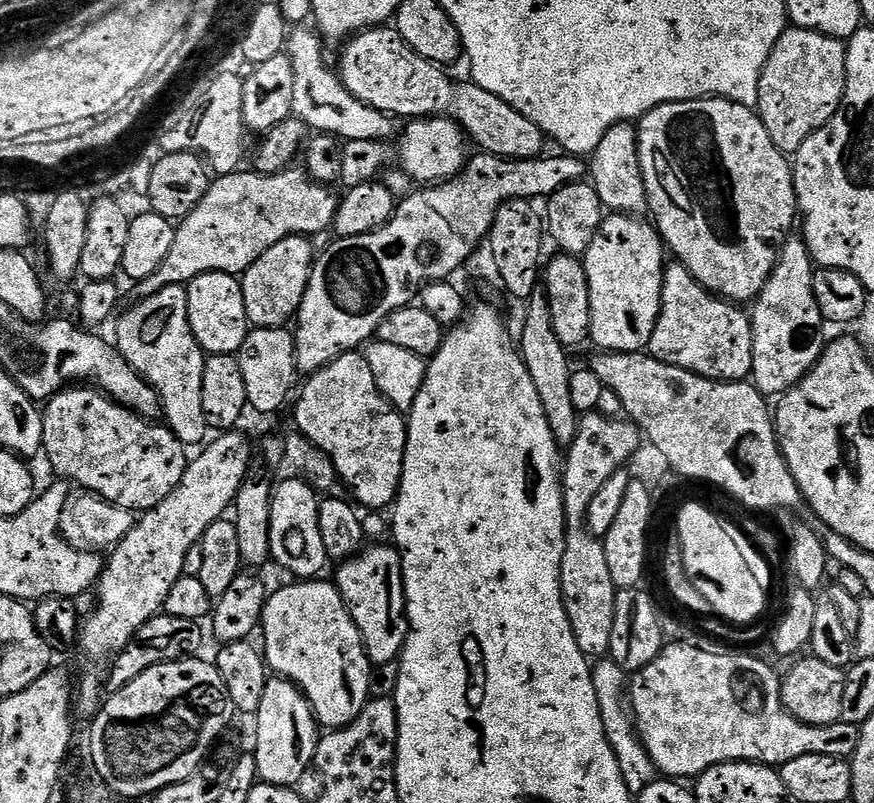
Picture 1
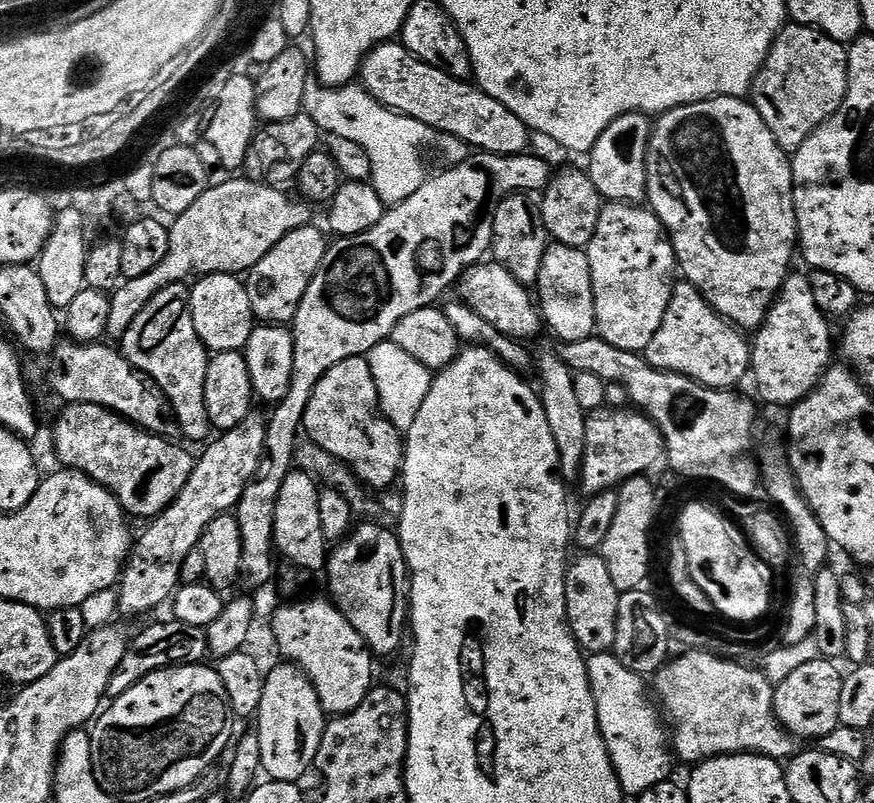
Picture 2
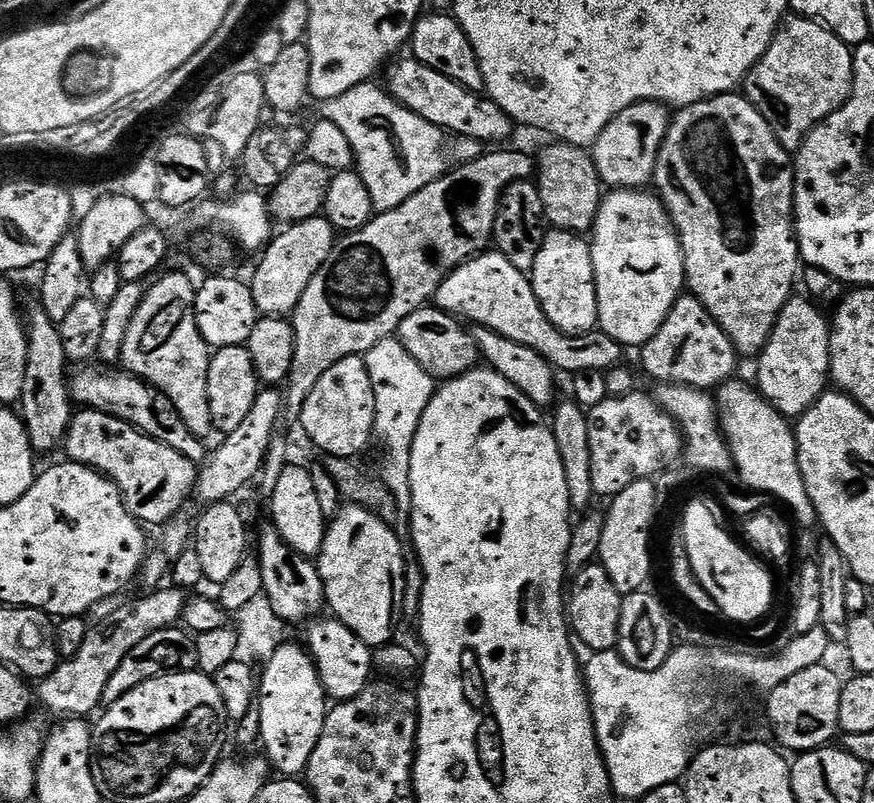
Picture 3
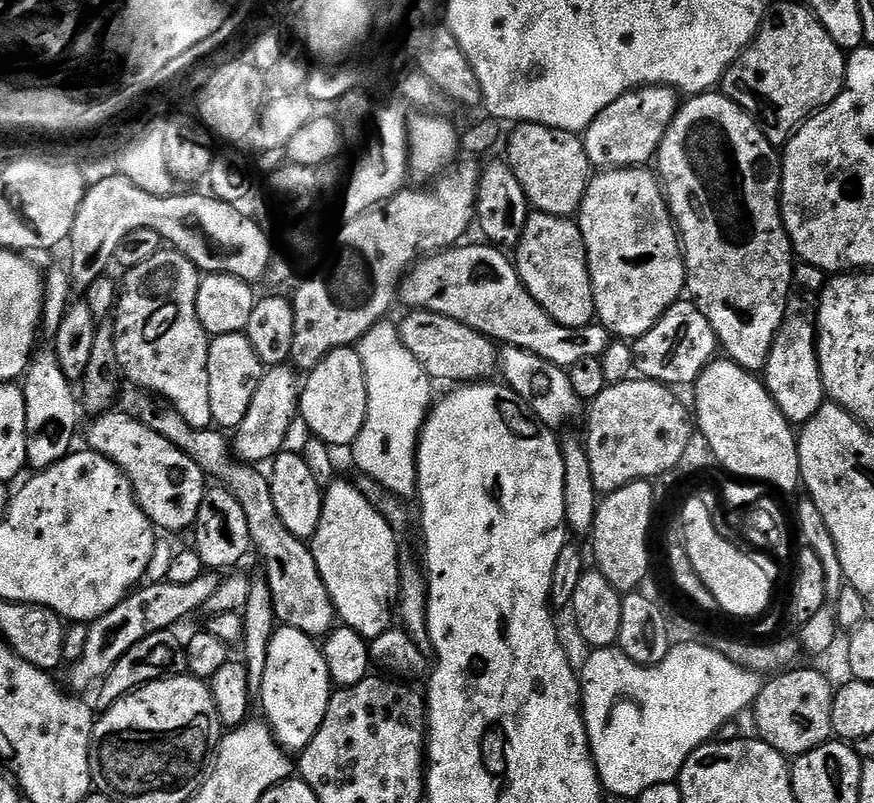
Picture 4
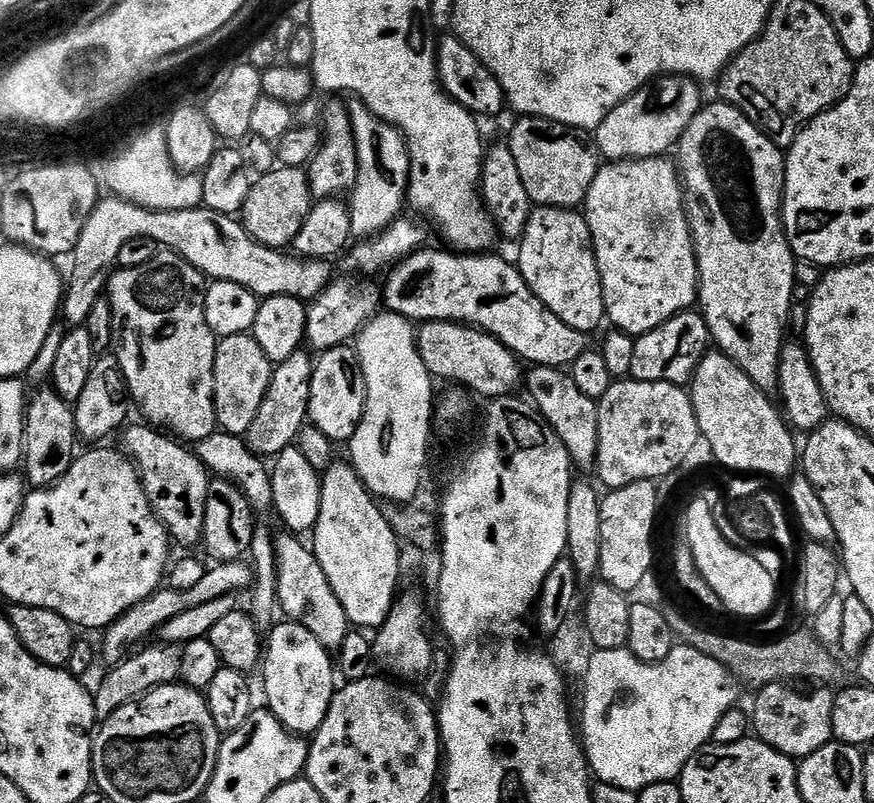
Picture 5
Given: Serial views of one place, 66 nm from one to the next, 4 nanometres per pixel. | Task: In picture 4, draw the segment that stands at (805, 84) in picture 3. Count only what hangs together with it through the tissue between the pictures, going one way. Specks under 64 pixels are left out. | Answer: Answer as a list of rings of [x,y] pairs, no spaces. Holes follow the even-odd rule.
[[[803,2],[790,5],[770,28],[739,61],[734,72],[736,89],[731,89],[730,95],[756,117],[773,144],[784,146],[800,125],[841,99],[840,91],[848,80],[848,60],[845,49],[836,45],[826,26]]]

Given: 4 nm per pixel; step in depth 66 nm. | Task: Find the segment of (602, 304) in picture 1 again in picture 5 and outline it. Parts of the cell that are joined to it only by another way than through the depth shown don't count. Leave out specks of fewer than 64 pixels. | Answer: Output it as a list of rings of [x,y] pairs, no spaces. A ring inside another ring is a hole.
[[[655,156],[645,160],[618,160],[605,163],[596,172],[594,182],[586,194],[582,205],[582,215],[588,222],[588,229],[592,235],[592,249],[596,251],[598,262],[598,274],[602,282],[602,294],[604,295],[604,314],[607,323],[613,329],[626,332],[633,338],[645,336],[650,330],[662,326],[672,316],[680,312],[687,312],[697,303],[698,300],[698,277],[696,274],[696,250],[692,247],[692,231],[688,225],[688,214],[684,206],[684,190],[682,177],[677,165],[668,161],[664,156]]]

